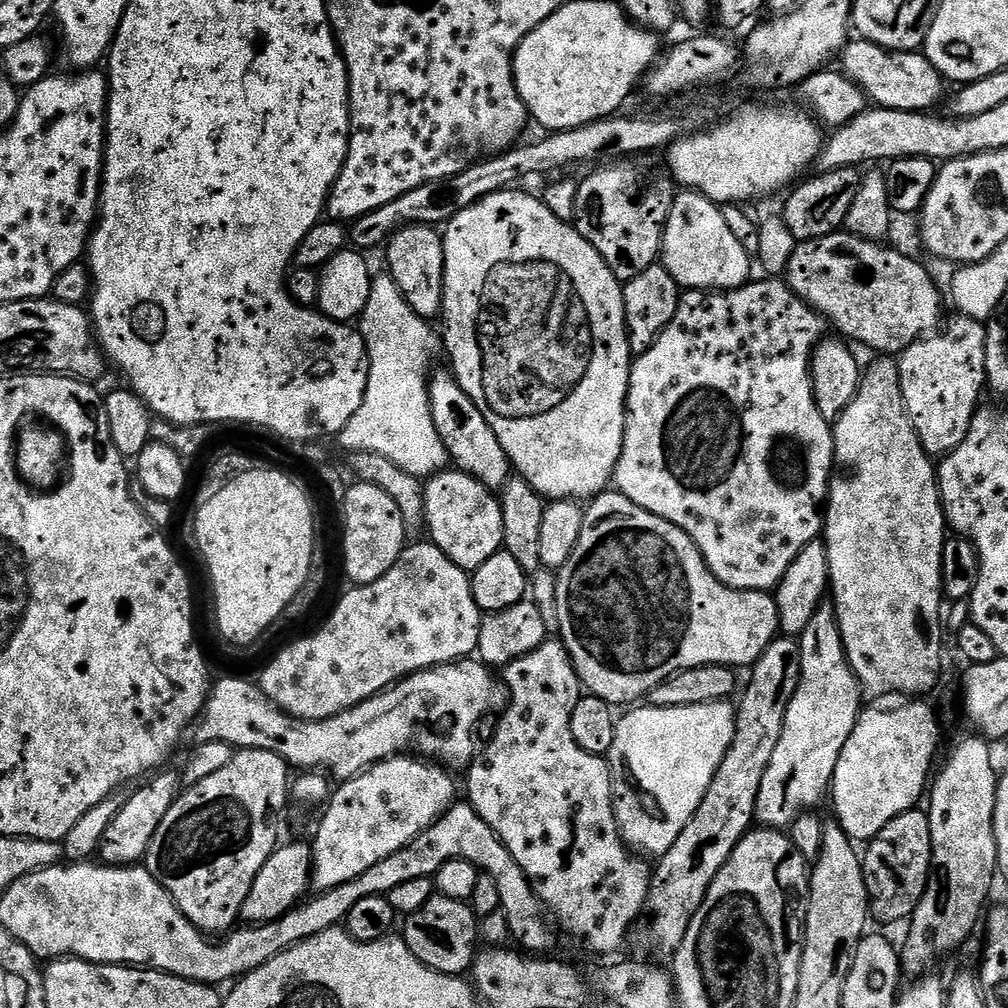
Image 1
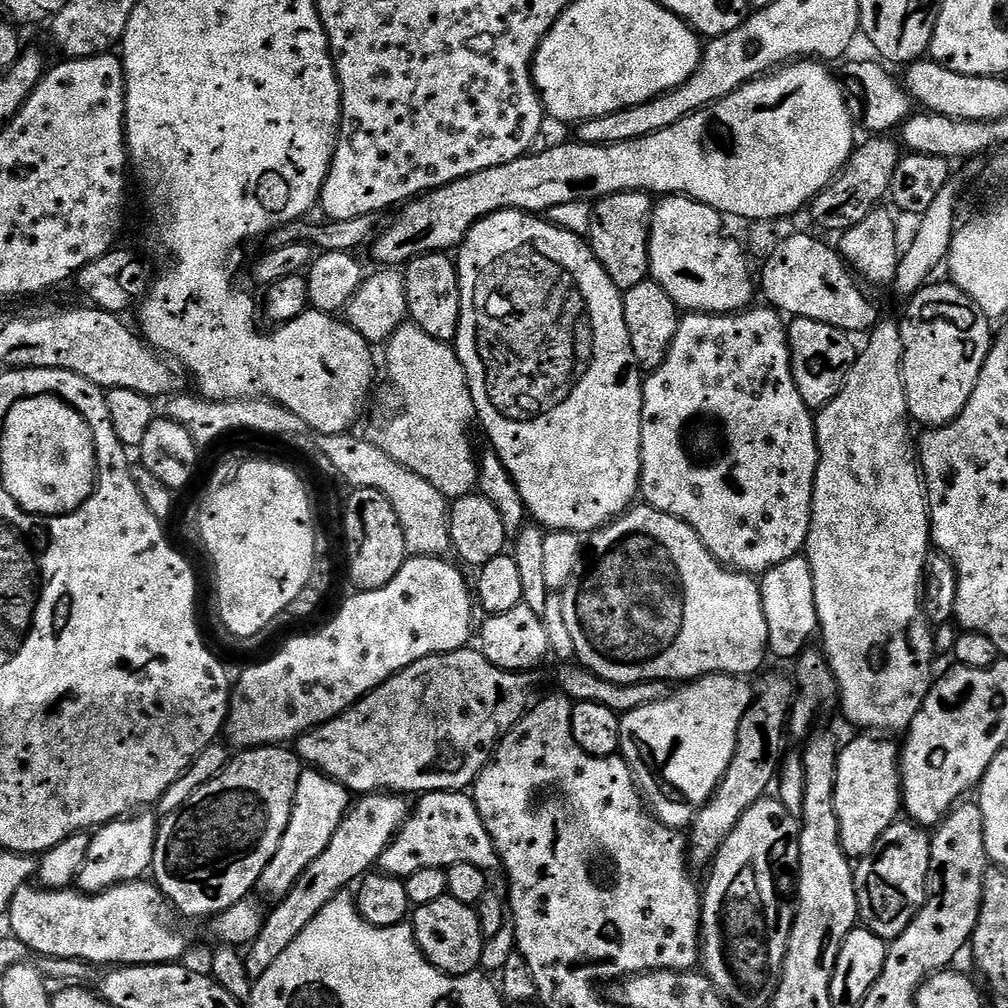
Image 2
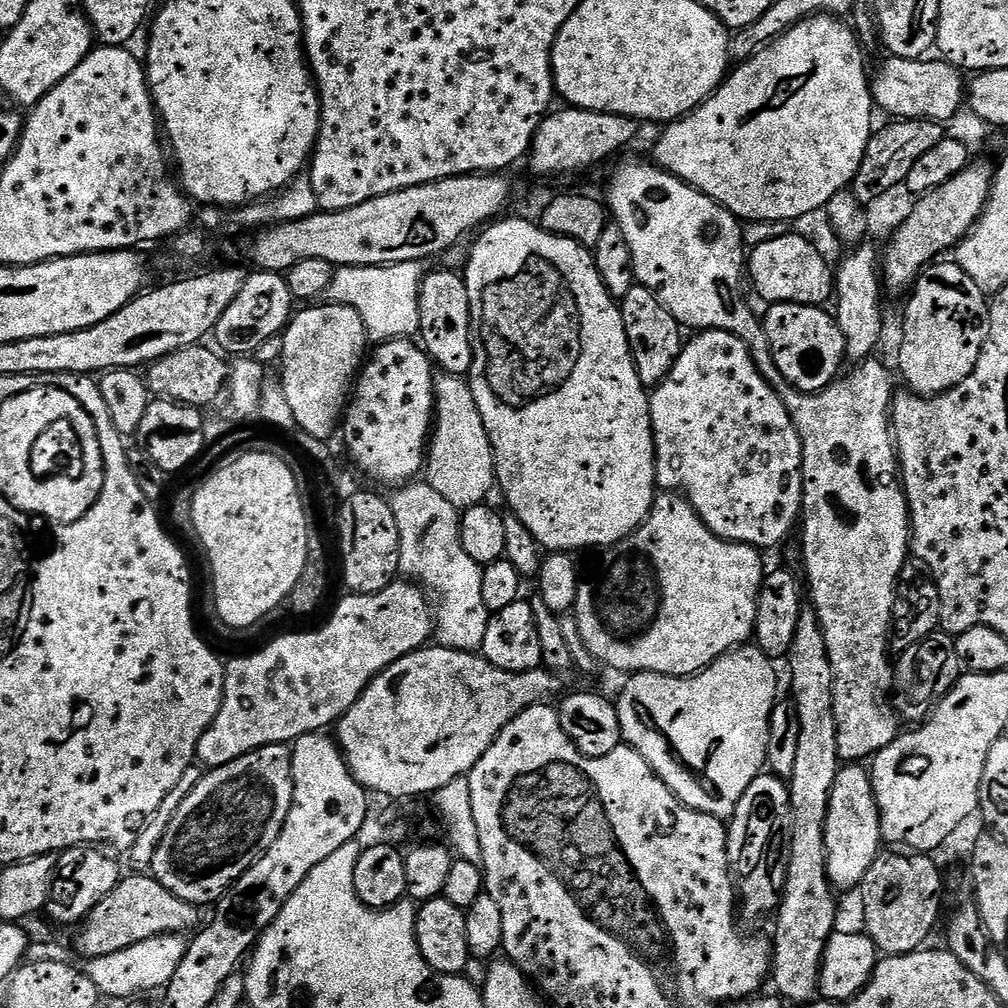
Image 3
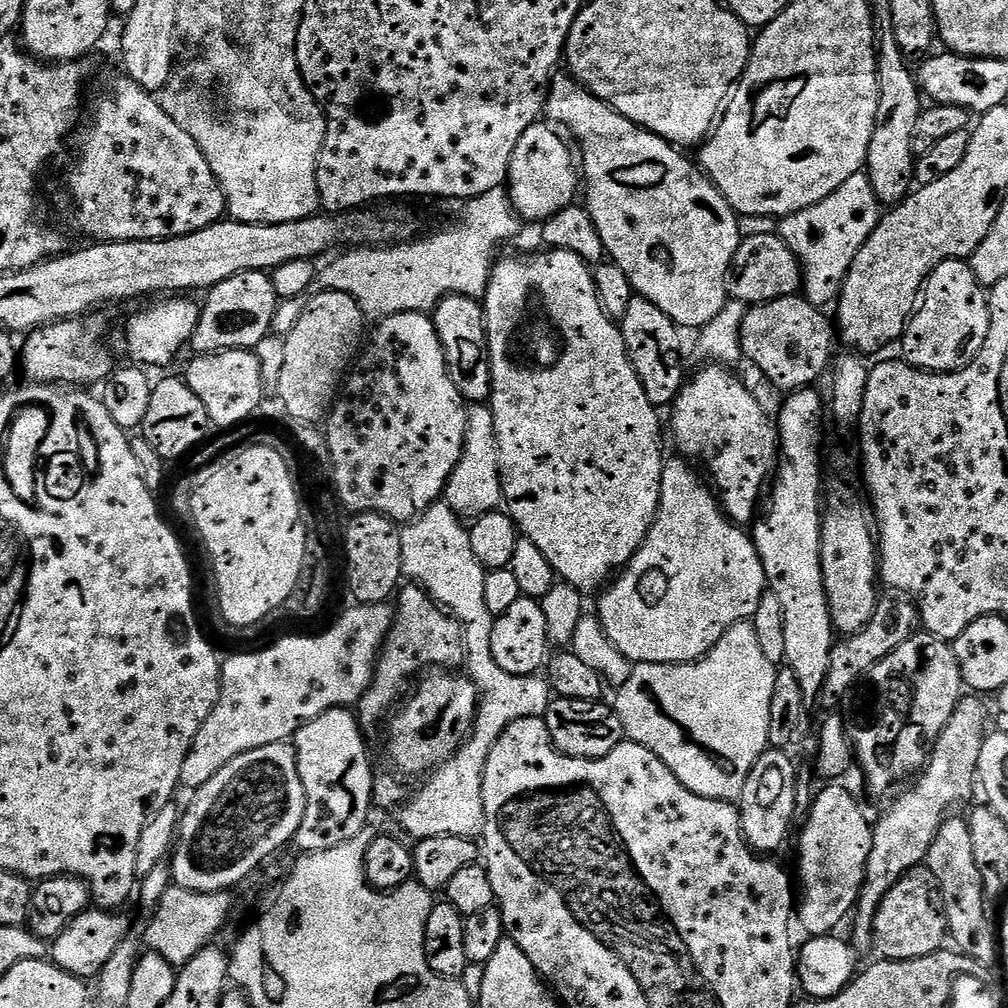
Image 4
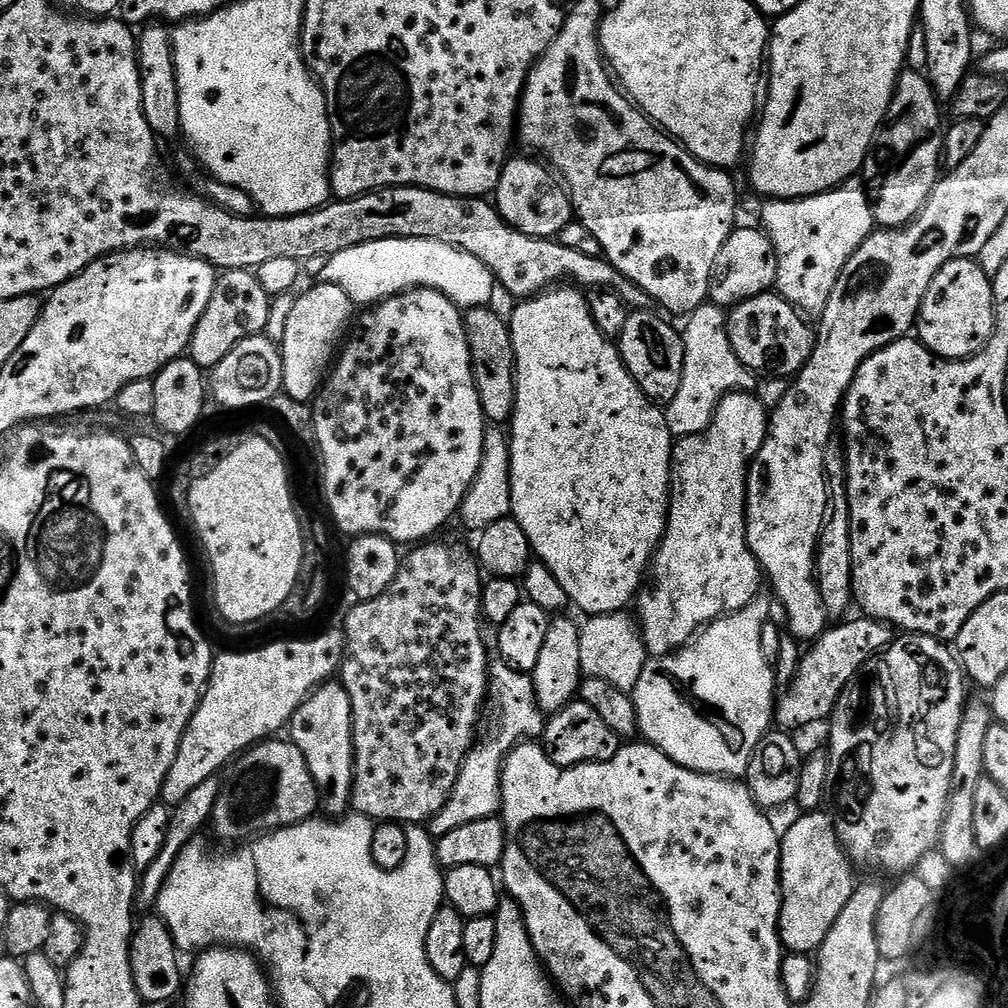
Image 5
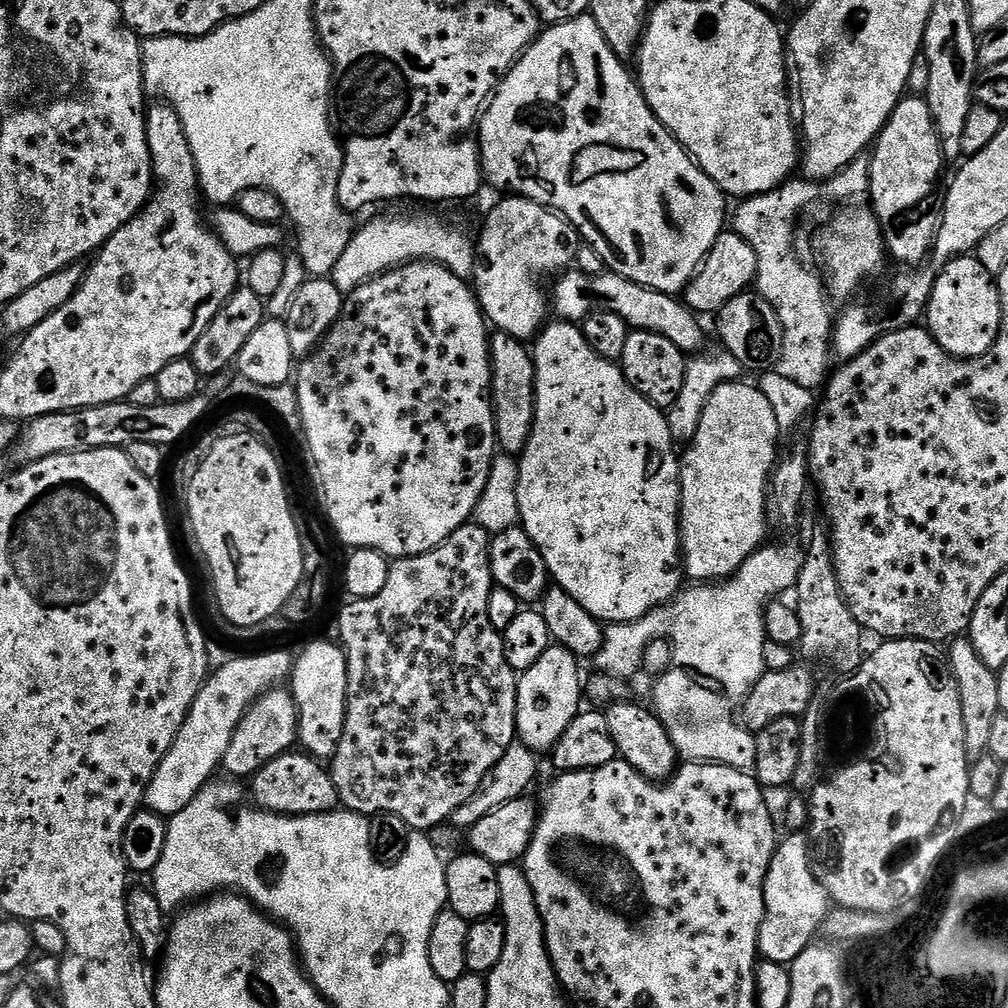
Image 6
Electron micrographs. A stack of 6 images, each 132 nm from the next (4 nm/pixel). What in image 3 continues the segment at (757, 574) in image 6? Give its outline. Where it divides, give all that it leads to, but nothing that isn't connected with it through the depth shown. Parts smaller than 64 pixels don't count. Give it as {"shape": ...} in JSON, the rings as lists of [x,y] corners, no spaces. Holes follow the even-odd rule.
{"shape":[[[741,646],[720,656],[710,667],[702,672],[697,672],[695,676],[663,676],[657,672],[637,672],[629,675],[627,677],[628,685],[620,692],[620,700],[615,701],[623,743],[629,748],[638,750],[638,754],[642,754],[642,758],[646,758],[646,762],[654,770],[654,774],[658,774],[658,778],[662,778],[662,782],[666,782],[666,786],[670,786],[670,790],[683,804],[702,814],[710,814],[719,820],[727,821],[735,814],[742,794],[746,794],[746,786],[750,786],[750,782],[754,782],[754,778],[765,771],[768,762],[766,742],[768,741],[770,714],[778,699],[775,666],[777,665],[774,660],[757,646]]]}

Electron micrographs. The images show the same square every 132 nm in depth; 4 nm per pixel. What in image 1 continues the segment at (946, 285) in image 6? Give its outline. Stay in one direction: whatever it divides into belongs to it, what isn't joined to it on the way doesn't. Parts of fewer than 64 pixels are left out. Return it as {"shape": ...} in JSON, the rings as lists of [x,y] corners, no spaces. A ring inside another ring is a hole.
{"shape":[[[969,316],[953,317],[949,324],[947,321],[939,330],[915,340],[898,356],[900,389],[908,417],[924,451],[933,458],[947,456],[962,443],[981,403],[980,391],[986,388],[985,325]]]}

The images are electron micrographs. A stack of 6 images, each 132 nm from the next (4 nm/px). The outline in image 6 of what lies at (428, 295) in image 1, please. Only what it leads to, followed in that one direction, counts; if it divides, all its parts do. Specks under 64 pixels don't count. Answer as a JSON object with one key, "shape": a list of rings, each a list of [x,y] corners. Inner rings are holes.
{"shape":[[[493,331],[488,353],[492,359],[492,413],[496,443],[501,453],[519,457],[530,438],[536,405],[536,367],[527,343],[505,332]]]}

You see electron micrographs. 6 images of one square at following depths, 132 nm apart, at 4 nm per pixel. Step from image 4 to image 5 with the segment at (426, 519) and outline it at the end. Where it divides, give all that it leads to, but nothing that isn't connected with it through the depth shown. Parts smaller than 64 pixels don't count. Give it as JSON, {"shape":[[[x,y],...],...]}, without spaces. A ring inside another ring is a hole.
{"shape":[[[493,659],[488,666],[488,700],[490,712],[496,715],[496,725],[489,730],[485,740],[483,737],[472,745],[446,806],[438,810],[433,820],[427,821],[428,833],[433,838],[450,834],[450,830],[458,830],[458,826],[466,826],[466,822],[496,816],[500,811],[500,779],[506,758],[519,744],[536,742],[543,737],[546,716],[536,705],[534,682],[529,673],[510,668],[502,659]]]}

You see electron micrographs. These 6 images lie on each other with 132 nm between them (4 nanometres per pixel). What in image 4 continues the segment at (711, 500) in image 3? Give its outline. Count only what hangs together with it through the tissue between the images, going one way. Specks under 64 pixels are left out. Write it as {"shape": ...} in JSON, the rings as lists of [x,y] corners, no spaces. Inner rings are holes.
{"shape":[[[709,363],[702,368],[676,397],[671,409],[672,432],[685,457],[693,461],[704,459],[725,516],[737,526],[748,526],[758,515],[762,493],[776,466],[778,428],[773,417],[771,420],[764,413],[755,394],[732,373],[735,371],[721,363]]]}

